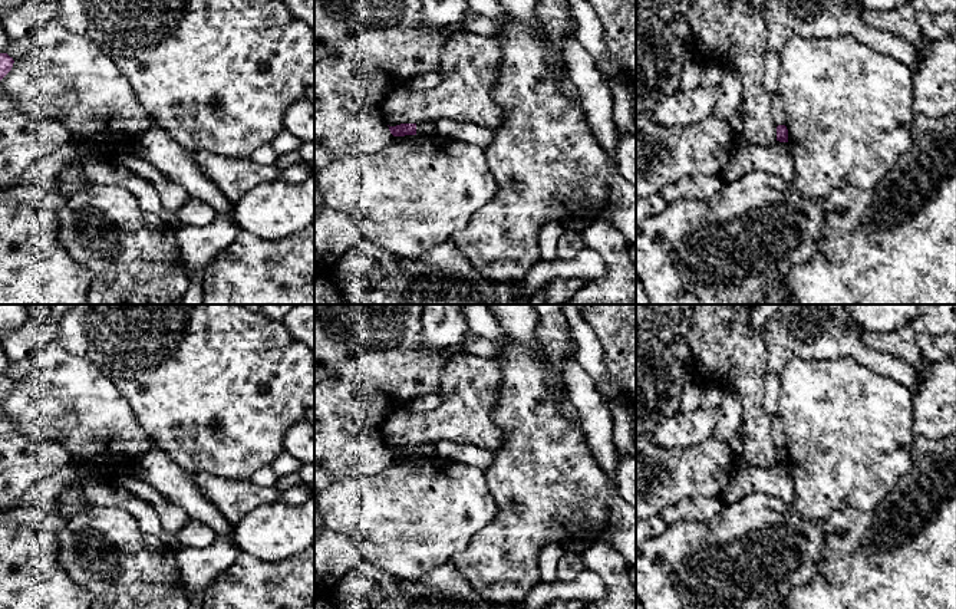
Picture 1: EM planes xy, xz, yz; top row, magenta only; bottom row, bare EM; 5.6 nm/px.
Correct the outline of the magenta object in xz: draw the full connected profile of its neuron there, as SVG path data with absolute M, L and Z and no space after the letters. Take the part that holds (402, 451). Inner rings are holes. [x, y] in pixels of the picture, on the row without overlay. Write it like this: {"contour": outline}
{"contour": "M426 442L422 445L400 445L396 448L389 448L389 452L393 458L405 458L405 457L432 457L438 455L441 450L439 444Z"}

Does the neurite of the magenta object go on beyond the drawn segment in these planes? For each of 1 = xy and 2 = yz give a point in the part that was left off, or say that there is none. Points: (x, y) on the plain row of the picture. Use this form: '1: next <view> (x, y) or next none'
1: next none
2: next none

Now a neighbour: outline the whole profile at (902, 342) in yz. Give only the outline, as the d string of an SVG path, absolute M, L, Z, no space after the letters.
M904 326L887 333L861 332L863 340L867 346L904 359L919 372L927 365L917 345L917 333Z

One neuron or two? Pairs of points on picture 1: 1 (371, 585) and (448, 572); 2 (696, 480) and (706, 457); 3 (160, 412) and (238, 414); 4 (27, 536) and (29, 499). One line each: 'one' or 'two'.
1: one
2: one
3: one
4: two

